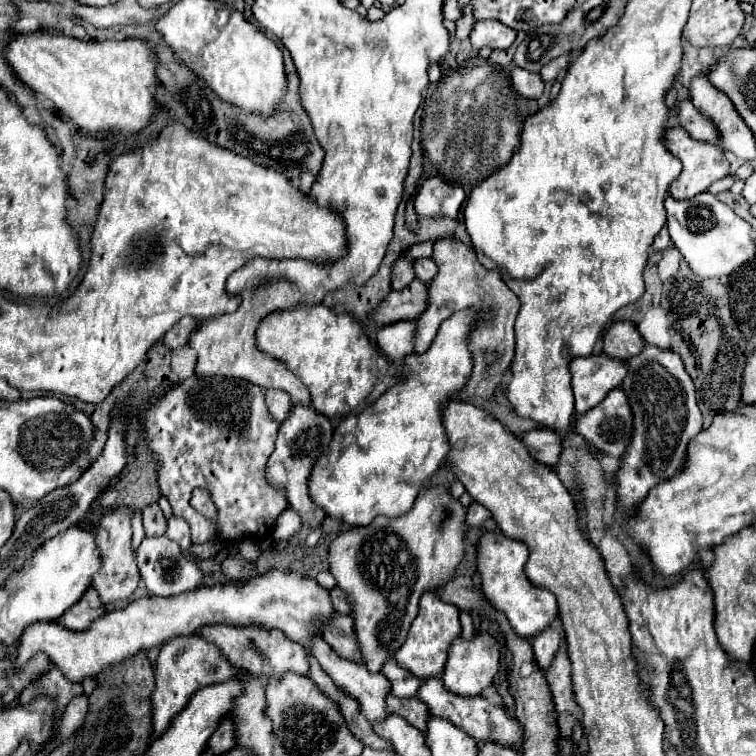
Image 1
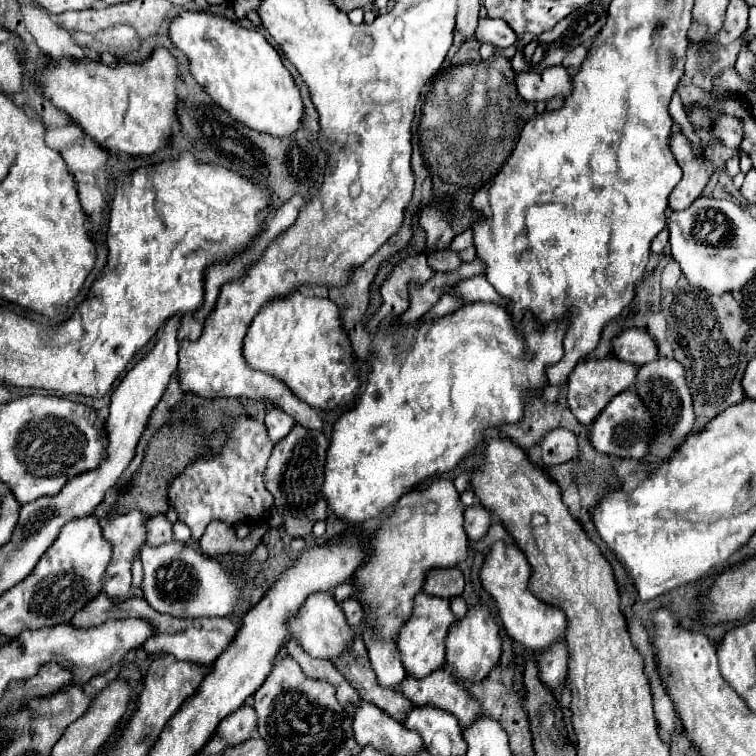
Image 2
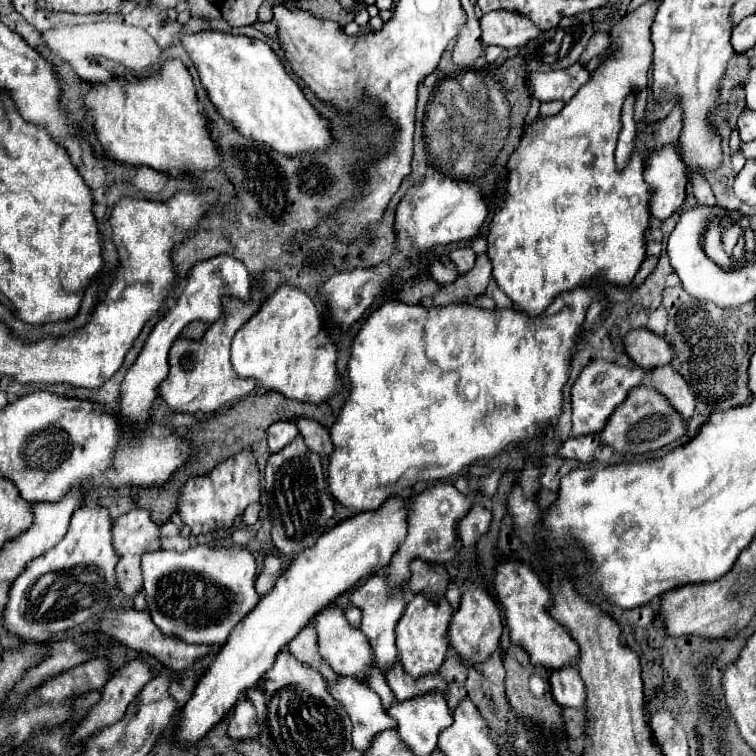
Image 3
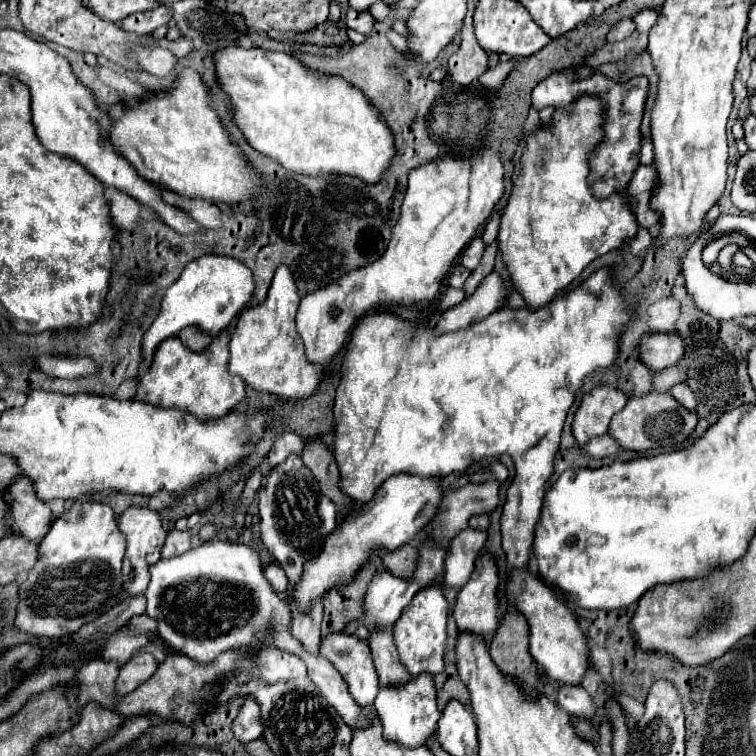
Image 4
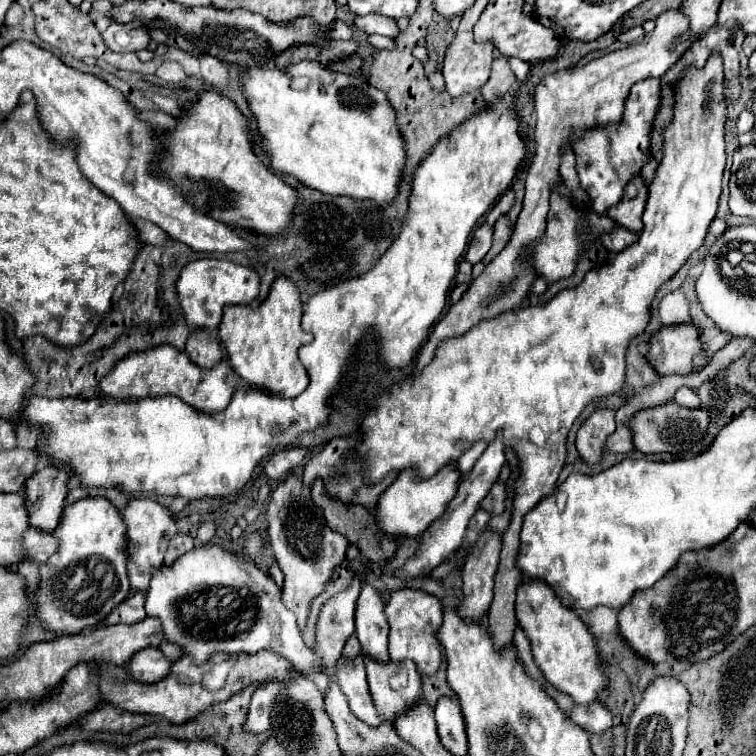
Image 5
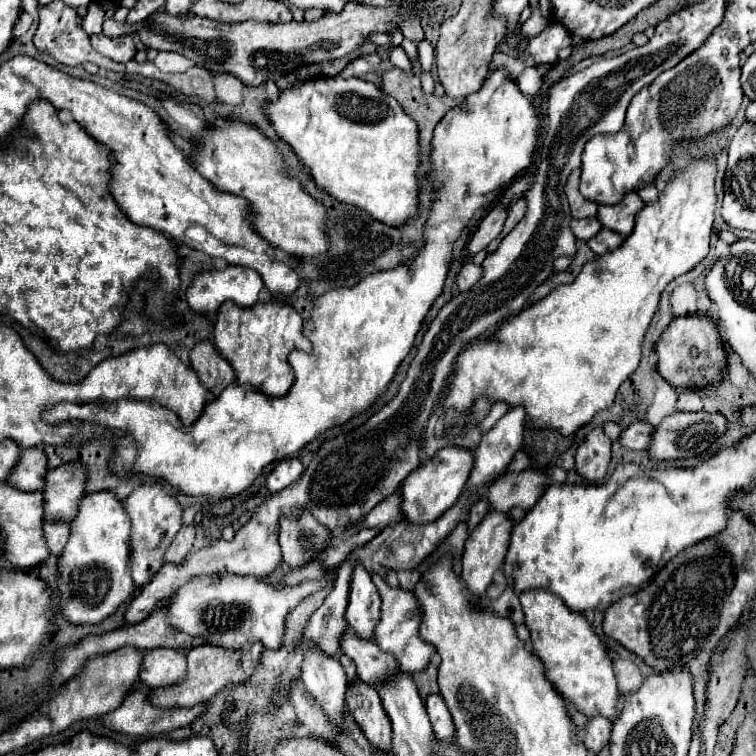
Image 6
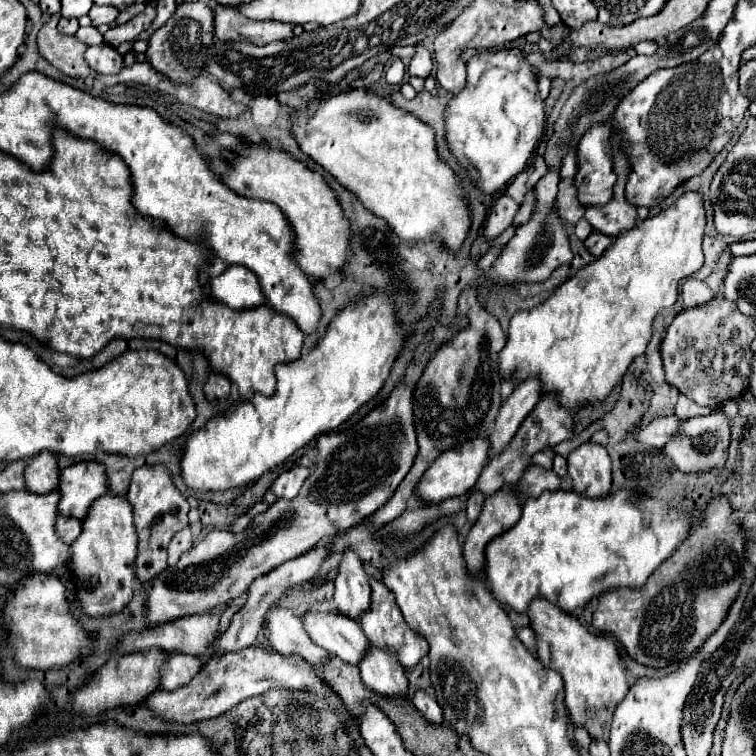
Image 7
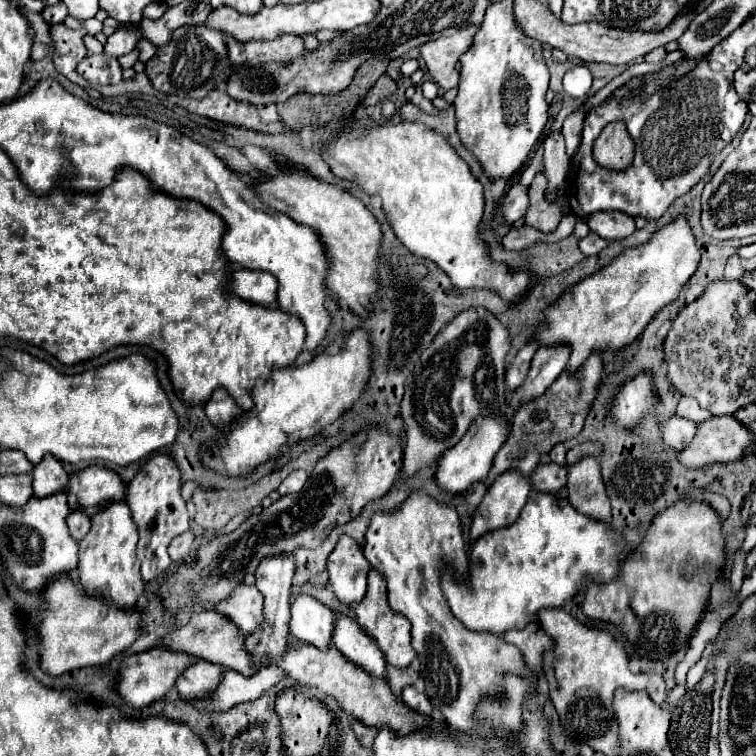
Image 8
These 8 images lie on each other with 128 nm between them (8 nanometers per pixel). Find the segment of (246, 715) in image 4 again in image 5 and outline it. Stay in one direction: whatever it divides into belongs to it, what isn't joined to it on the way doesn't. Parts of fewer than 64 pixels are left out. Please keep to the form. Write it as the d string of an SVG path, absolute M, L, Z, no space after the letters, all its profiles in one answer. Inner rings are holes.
M272 680L268 684L262 684L250 702L250 710L248 710L248 722L246 722L246 730L252 734L258 732L266 732L272 726L272 710L274 710L274 702L280 694L280 690L284 688L284 680Z

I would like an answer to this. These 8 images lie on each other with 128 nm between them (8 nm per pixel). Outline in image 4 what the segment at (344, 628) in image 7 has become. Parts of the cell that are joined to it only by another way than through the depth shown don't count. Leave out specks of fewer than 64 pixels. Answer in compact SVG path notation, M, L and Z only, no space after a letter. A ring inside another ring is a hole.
M424 672L418 676L412 676L404 684L380 686L380 692L374 700L374 708L382 720L386 738L398 740L402 742L402 746L410 746L410 748L422 746L424 740L436 730L436 722L440 718L440 712L436 708L434 680L430 674L424 674Z

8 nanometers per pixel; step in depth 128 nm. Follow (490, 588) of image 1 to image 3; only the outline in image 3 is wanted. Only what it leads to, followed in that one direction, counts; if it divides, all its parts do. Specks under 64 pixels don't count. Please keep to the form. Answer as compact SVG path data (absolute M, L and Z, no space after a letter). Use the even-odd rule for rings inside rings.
M508 560L498 566L498 572L494 576L494 588L498 594L498 600L502 602L506 610L506 622L510 626L510 638L514 644L522 646L530 654L530 662L534 666L544 666L546 670L562 670L566 666L574 666L580 652L578 644L566 634L566 628L560 626L550 616L552 598L546 586L542 584L540 576L526 564L518 560Z

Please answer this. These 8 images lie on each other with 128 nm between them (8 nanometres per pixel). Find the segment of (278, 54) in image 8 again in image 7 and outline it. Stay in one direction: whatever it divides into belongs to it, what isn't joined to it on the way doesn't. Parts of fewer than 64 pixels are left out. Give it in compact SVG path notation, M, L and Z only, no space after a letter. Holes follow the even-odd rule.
M216 6L214 18L214 32L222 42L252 42L256 46L266 46L270 42L290 40L294 36L292 26L282 22L250 22L248 18L242 18L236 8Z

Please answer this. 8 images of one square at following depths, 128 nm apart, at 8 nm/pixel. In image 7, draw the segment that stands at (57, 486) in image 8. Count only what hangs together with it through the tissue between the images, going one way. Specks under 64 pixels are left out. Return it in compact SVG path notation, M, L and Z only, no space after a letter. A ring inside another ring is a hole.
M42 450L36 454L24 470L26 488L34 494L48 494L60 484L60 468L58 458L50 450Z

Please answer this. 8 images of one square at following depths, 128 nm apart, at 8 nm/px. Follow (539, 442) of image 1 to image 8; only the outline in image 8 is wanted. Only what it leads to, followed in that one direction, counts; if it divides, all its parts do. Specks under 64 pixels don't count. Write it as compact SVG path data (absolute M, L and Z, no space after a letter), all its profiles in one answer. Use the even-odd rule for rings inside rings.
M672 416L666 424L664 424L664 442L670 444L674 450L684 450L698 434L698 424L686 418L678 418Z

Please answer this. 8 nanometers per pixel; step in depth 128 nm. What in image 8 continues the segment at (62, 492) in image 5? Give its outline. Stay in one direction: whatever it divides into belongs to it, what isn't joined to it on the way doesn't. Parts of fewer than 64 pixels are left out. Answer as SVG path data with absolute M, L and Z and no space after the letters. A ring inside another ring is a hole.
M90 466L80 470L68 482L68 502L72 510L82 510L90 516L98 514L100 508L106 508L112 502L124 502L126 486L122 478L102 466Z

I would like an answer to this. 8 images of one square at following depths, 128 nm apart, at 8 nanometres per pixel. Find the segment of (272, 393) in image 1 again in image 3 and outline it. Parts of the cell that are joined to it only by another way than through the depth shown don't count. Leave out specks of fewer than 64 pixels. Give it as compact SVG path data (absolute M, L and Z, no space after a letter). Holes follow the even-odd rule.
M276 422L268 430L268 448L272 454L280 452L284 446L288 446L294 438L298 438L298 428L294 422Z

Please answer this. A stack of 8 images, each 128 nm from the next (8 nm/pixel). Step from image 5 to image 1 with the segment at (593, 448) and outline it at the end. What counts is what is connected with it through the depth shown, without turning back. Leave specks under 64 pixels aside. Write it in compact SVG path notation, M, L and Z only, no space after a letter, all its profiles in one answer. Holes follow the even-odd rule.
M598 354L598 356L578 356L572 358L570 362L570 374L572 374L572 392L574 392L574 406L576 406L576 414L584 416L588 410L592 410L594 406L598 406L610 390L620 388L622 380L626 376L626 364L618 358L610 358L606 354Z

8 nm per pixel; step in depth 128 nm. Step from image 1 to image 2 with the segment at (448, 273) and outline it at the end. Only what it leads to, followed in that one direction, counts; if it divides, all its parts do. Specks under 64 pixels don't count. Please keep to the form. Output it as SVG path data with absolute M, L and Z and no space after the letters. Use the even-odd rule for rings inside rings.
M474 276L474 278L458 282L458 286L454 286L454 294L464 298L466 304L472 304L472 302L492 302L492 304L504 306L504 302L508 302L504 296L500 296L494 290L494 286L490 286L486 276Z

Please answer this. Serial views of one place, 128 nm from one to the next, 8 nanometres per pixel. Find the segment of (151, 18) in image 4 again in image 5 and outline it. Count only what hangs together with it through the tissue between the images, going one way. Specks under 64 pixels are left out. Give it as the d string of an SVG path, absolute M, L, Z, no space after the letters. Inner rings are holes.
M112 22L102 32L102 40L112 52L118 52L118 54L138 52L150 44L150 36L146 28L140 26L140 22L130 22L130 24Z

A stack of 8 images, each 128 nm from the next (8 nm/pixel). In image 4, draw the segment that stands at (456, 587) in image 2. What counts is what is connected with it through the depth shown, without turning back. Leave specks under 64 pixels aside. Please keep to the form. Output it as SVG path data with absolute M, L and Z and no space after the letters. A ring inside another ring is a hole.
M404 544L400 546L398 550L390 552L390 550L378 550L378 556L384 564L384 568L388 572L392 572L394 576L400 576L400 578L410 578L412 576L412 570L414 570L414 564L416 564L416 556L418 556L418 550L416 546L410 546L410 544Z

